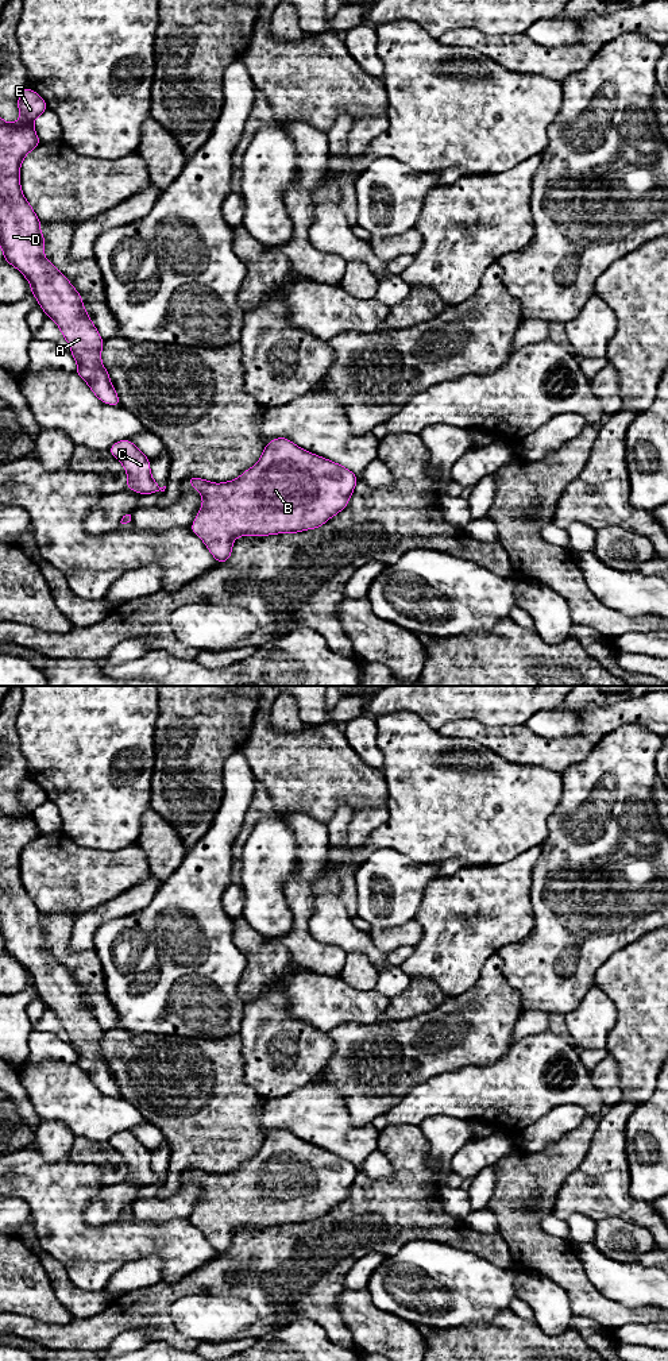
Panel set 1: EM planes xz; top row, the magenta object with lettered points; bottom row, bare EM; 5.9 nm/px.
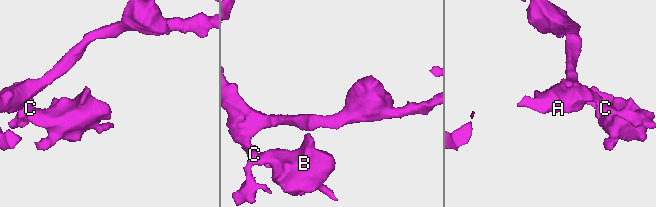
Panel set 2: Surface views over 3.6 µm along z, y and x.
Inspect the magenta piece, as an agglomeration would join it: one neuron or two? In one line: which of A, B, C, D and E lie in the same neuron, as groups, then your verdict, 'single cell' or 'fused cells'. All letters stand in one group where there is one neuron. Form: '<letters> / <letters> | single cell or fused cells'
A B C D E | single cell

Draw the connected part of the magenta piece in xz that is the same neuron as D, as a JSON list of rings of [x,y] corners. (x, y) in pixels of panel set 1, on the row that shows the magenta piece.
[[[26,88],[19,95],[18,108],[20,119],[16,123],[0,117],[0,247],[4,261],[27,278],[40,308],[59,327],[78,365],[76,373],[99,400],[117,406],[120,398],[101,363],[104,340],[84,309],[81,294],[45,258],[40,220],[20,188],[20,165],[42,143],[34,120],[49,108],[47,103]]]

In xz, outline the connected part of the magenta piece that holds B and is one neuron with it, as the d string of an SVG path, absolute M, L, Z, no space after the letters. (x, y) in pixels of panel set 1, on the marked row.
M277 437L267 443L256 464L233 481L216 485L197 477L186 479L202 496L202 508L197 512L190 531L205 543L217 563L231 558L233 540L239 536L296 533L321 527L348 505L358 482L358 477L348 469L308 452L286 437Z

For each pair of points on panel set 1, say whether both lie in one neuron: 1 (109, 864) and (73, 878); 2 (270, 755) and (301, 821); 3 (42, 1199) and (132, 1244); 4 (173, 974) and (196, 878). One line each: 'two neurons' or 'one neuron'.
1: one neuron
2: two neurons
3: one neuron
4: one neuron

